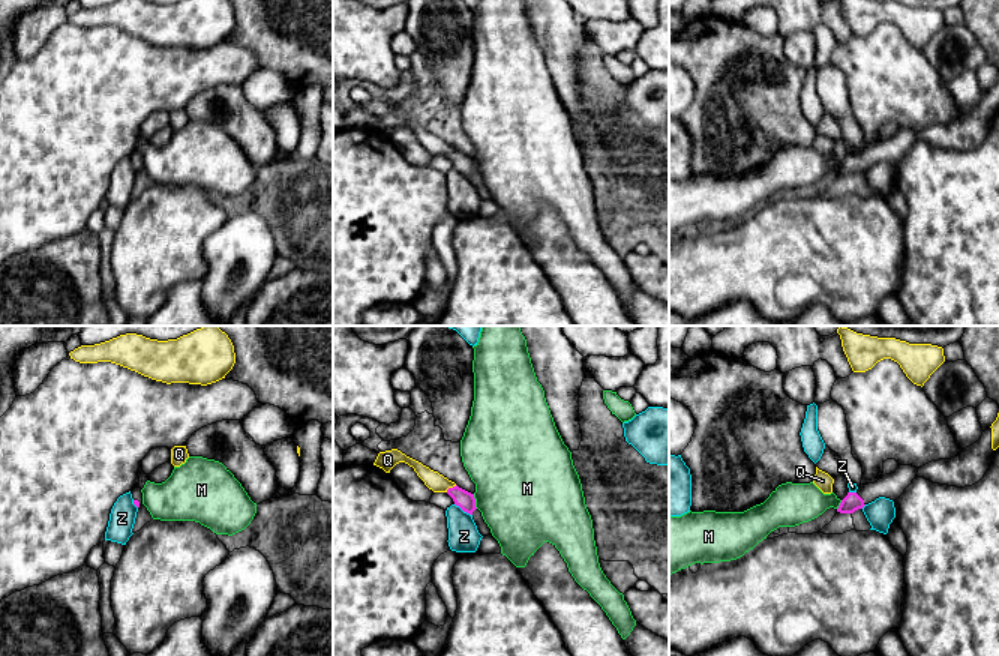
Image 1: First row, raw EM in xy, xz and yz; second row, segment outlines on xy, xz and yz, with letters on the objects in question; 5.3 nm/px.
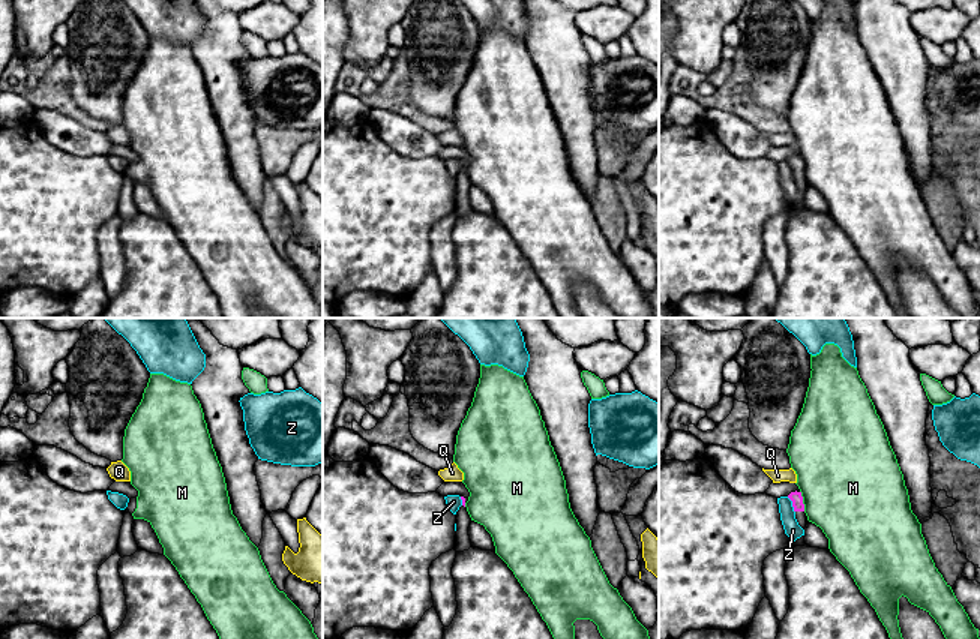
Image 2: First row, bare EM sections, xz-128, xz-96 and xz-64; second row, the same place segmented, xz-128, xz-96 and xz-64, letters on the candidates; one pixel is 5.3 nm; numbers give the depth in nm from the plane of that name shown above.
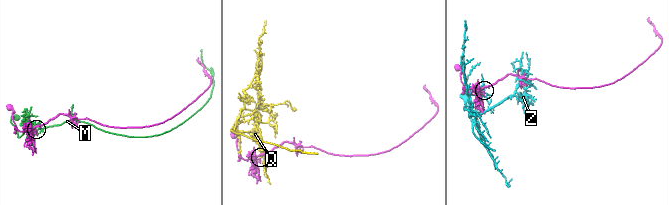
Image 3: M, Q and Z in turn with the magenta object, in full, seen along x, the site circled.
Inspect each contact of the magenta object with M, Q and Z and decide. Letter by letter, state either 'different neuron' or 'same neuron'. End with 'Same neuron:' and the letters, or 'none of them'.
M: different neuron
Q: different neuron
Z: different neuron
Same neuron: none of them

